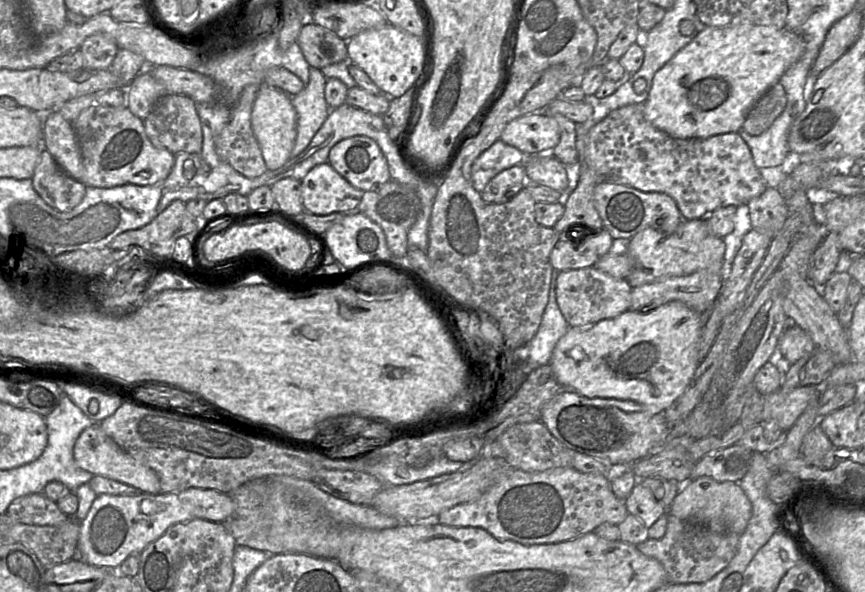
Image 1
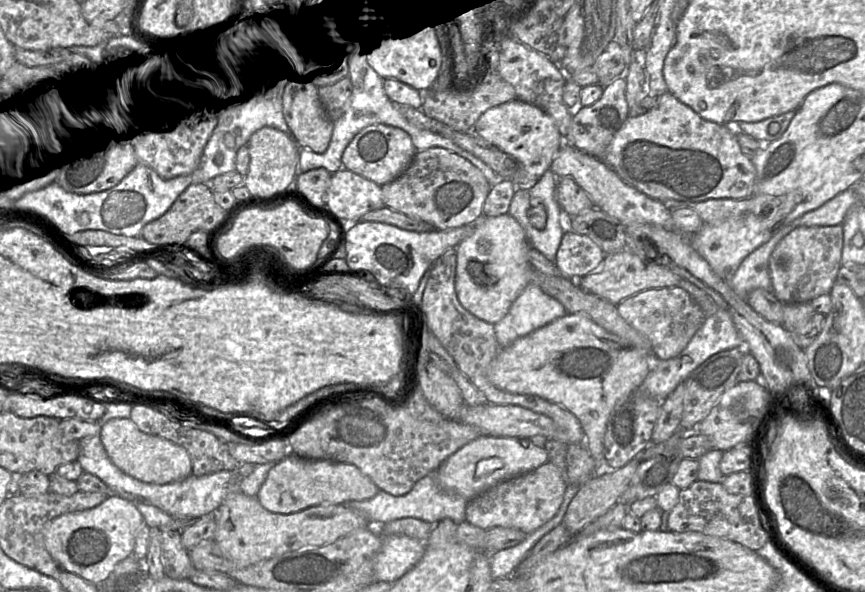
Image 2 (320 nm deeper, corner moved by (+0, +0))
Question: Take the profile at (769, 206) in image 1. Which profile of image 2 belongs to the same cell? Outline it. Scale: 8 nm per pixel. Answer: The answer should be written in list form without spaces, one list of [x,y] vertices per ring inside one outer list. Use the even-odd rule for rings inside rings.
[[[803,226],[787,234],[773,250],[769,260],[772,291],[782,303],[810,303],[814,298],[830,294],[842,266],[842,226]]]

